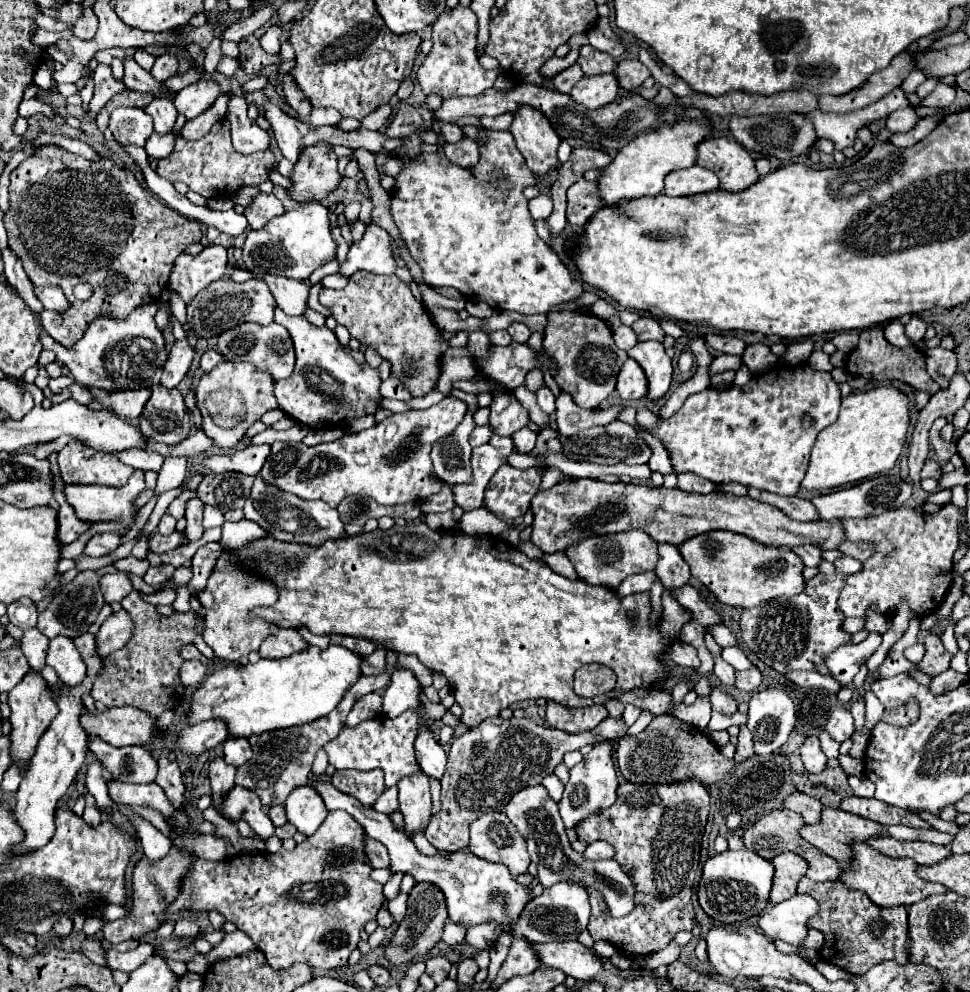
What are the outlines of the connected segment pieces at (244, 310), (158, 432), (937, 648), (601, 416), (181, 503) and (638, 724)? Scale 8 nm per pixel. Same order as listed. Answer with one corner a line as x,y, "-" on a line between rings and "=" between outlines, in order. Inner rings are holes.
224,278
220,282
214,282
212,286
204,288
192,304
188,306
188,324
192,324
192,334
198,338
212,338
222,334
224,330
230,330
244,322
258,322
258,324
270,324
274,316
274,296
270,288
260,278
250,278
248,282
232,282
230,278
=
162,384
152,386
152,396
138,422
144,436
162,444
180,444
188,438
192,422
182,394
=
928,634
928,638
926,638
926,654
924,654
922,662
918,664
920,670
930,674
930,676
936,676
936,674
950,668
950,660
952,660
952,654
944,650
944,646
940,642
940,636
938,634
=
562,392
556,398
556,424
558,432
564,436
574,436
584,428
602,426
612,420
616,420
622,406
612,406
608,410
584,410
574,404
572,396
568,392
=
184,490
168,508
166,508
166,514
170,514
170,516
174,516
176,520
178,518
184,518
184,508
186,508
186,502
190,500
190,498
194,498
196,496
196,492
194,490
=
642,711
636,722
628,729
628,735
636,735
645,730
654,718
654,715
648,711

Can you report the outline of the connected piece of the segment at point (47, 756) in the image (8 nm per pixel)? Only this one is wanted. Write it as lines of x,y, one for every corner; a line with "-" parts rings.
84,632
76,638
72,638
72,642
78,648
78,652
84,656
84,662
88,666
88,674
86,674
84,682
76,688
62,686
62,694
58,698
60,700
58,702
60,712
52,720
52,724
48,726
44,736
40,738
40,742
36,746
36,754
30,758
30,766
24,774
24,780
20,782
18,792
16,792
16,806
14,806
12,814
14,814
14,820
20,824
20,828
24,830
24,840
10,848
10,852
16,854
16,856
34,852
34,850
38,850
38,848
42,848
50,842
50,838
54,836
56,804
64,796
68,786
74,782
80,766
84,764
84,756
88,752
88,734
84,732
84,728
80,728
80,712
84,708
82,694
90,692
92,682
96,680
96,676
102,670
102,660
96,656
96,644
94,644
92,634

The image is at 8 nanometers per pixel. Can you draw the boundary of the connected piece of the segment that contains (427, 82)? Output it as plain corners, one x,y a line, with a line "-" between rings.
456,6
454,10
440,14
440,18
432,24
434,46
432,46
430,54
424,58
424,62
416,74
416,78
422,86
422,92
426,96
428,94
440,94
442,98
474,96
474,94
484,92
486,88
492,88
494,80
500,76
500,68
484,70
478,64
476,34
478,34
478,20
470,8

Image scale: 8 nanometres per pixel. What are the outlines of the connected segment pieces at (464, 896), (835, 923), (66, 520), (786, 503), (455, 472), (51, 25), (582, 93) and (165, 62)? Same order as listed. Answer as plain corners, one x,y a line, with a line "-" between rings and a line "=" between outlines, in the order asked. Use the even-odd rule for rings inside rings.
316,780
314,788
324,798
324,804
328,806
328,810
336,810
336,808
346,810
350,816
354,816
360,822
360,826
364,828
364,832
370,838
376,838
378,842
382,842
388,848
390,872
394,872
394,874
396,872
402,872
402,874
408,872
416,878
416,882
430,882
436,888
444,890
448,918
452,922
462,922
462,924
466,924
466,928
470,928
474,924
482,924
486,920
510,922
510,926
514,926
518,922
524,906
530,900
530,888
518,884
504,864
480,860
470,852
438,852
432,858
422,856
416,850
414,842
404,832
398,832
392,826
388,816
384,816
372,808
364,808
356,798
352,798
344,792
338,792
332,784
=
806,876
798,882
796,894
814,896
820,904
820,912
808,920
810,928
816,928
824,934
824,944
820,948
820,958
824,962
836,964
838,968
860,976
872,966
886,960
898,964
908,962
908,910
906,906
880,908
860,892
844,886
840,880
834,882
812,882
=
58,452
52,453
48,457
51,471
55,475
54,499
59,503
58,508
58,532
60,532
60,542
62,544
70,544
74,542
82,532
86,532
90,528
88,522
82,522
76,518
76,514
72,512
72,508
66,504
66,499
63,497
64,481
60,476
60,471
56,462
=
750,488
748,496
780,508
786,516
792,516
792,520
806,522
806,520
818,520
820,518
814,504
810,500
802,500
798,496
776,496
776,494
768,494
764,490
756,490
756,488
=
452,392
452,394
468,404
468,412
452,434
434,442
430,458
432,458
434,474
442,482
456,486
456,484
472,482
472,468
470,468
472,446
468,444
468,436
470,436
472,428
476,426
472,420
472,414
478,410
478,404
476,404
474,394
464,394
464,392
=
43,14
36,16
34,21
40,28
44,28
49,31
65,31
69,28
68,24
61,21
55,21
53,18
=
600,74
600,76
584,76
570,92
570,98
584,108
596,110
604,104
610,104
618,96
618,82
614,74
=
162,54
162,56
158,56
156,62
154,62
154,66
152,66
152,70
150,70
150,74
156,80
160,80
160,82
168,80
168,76
174,76
176,72
178,72
178,58
174,54

